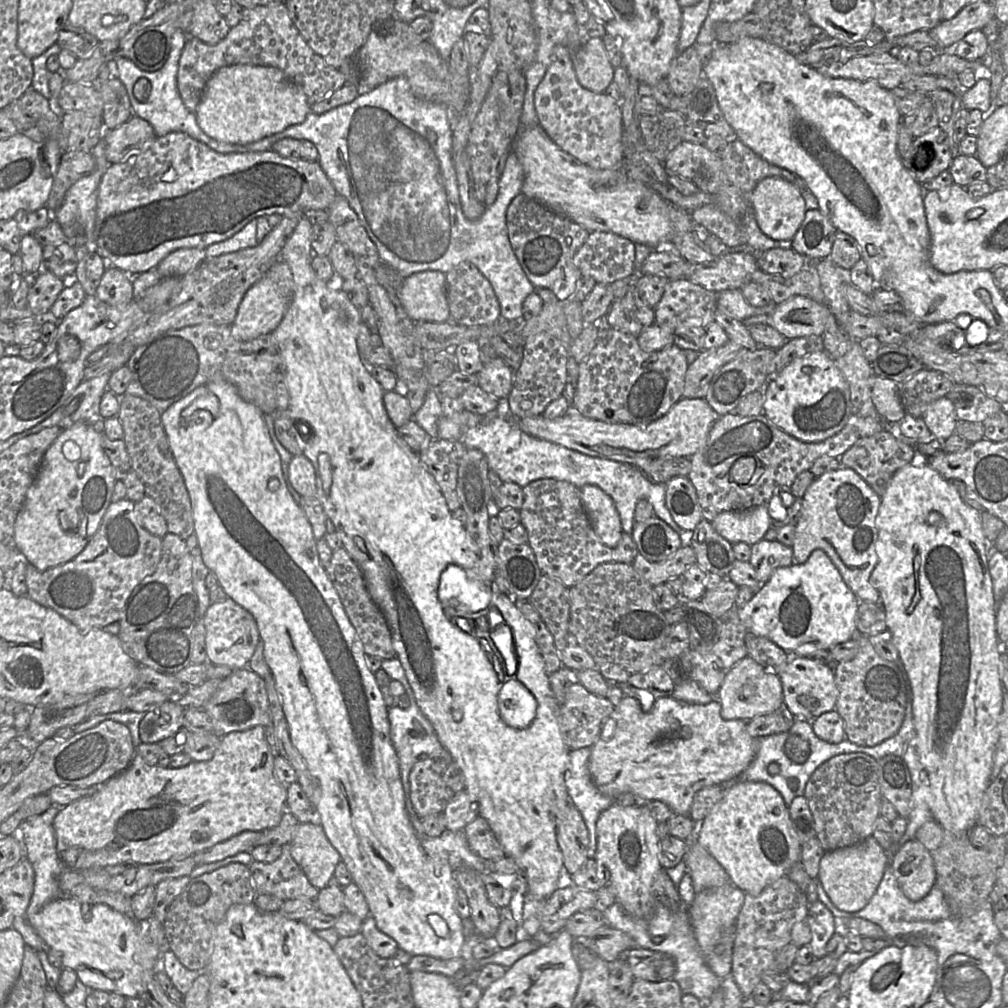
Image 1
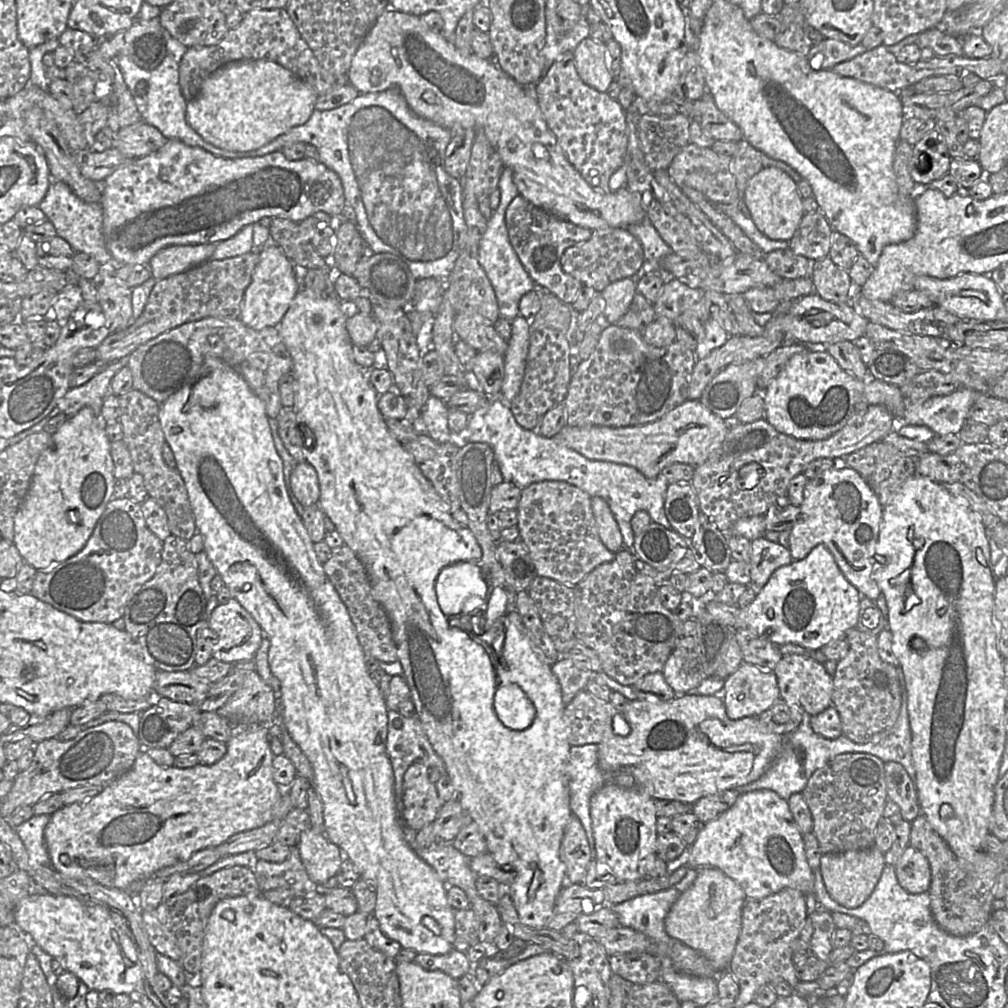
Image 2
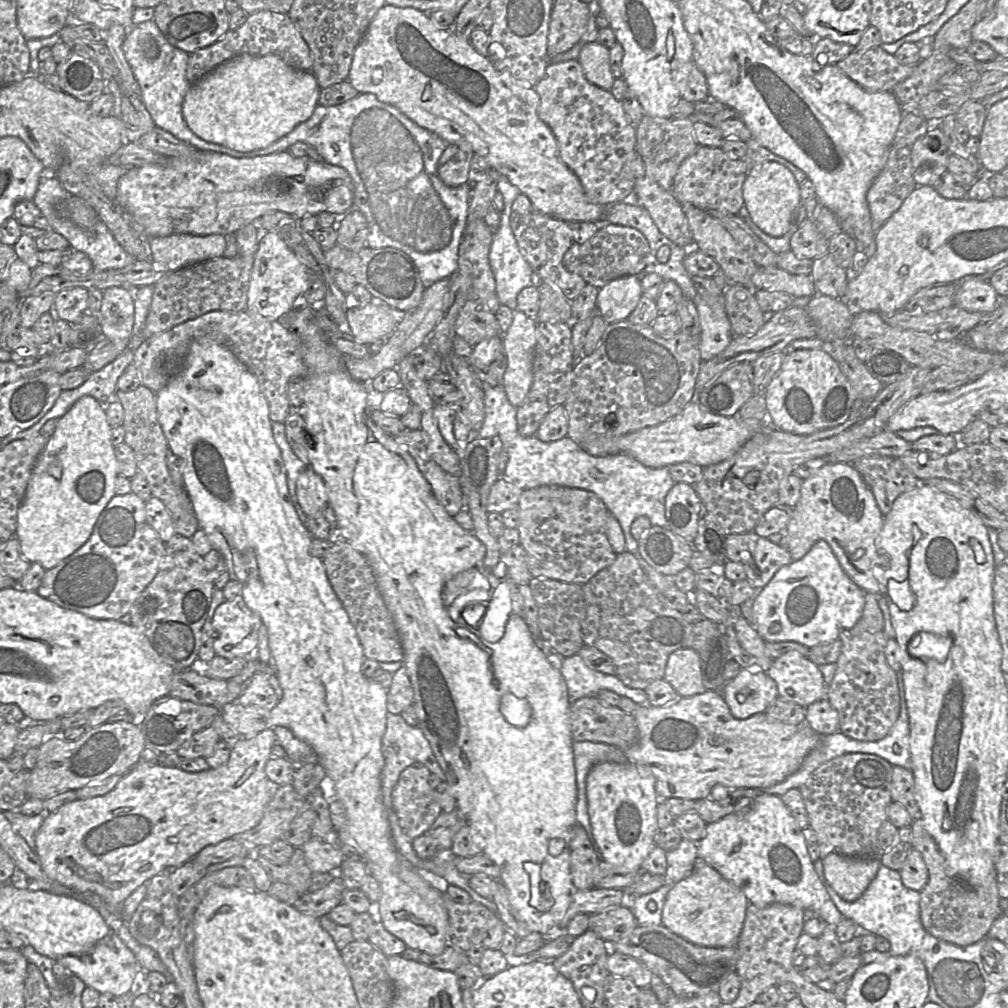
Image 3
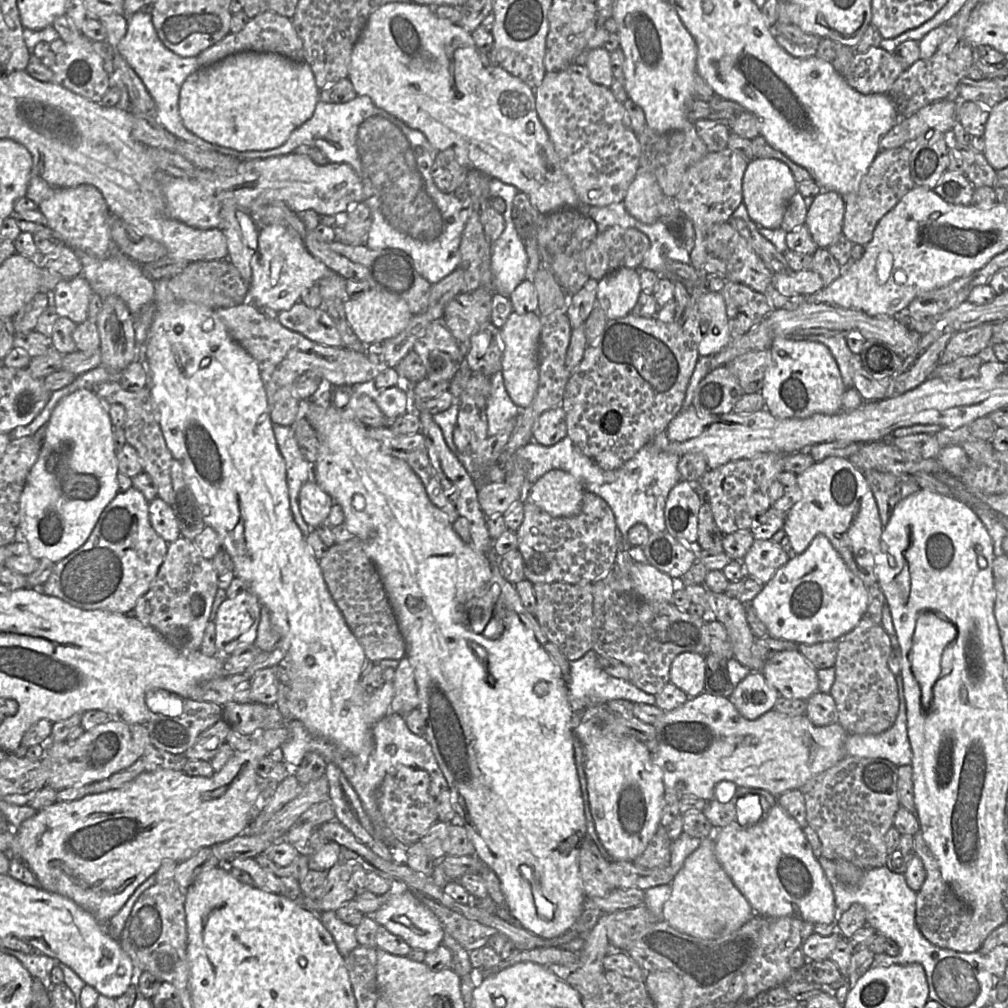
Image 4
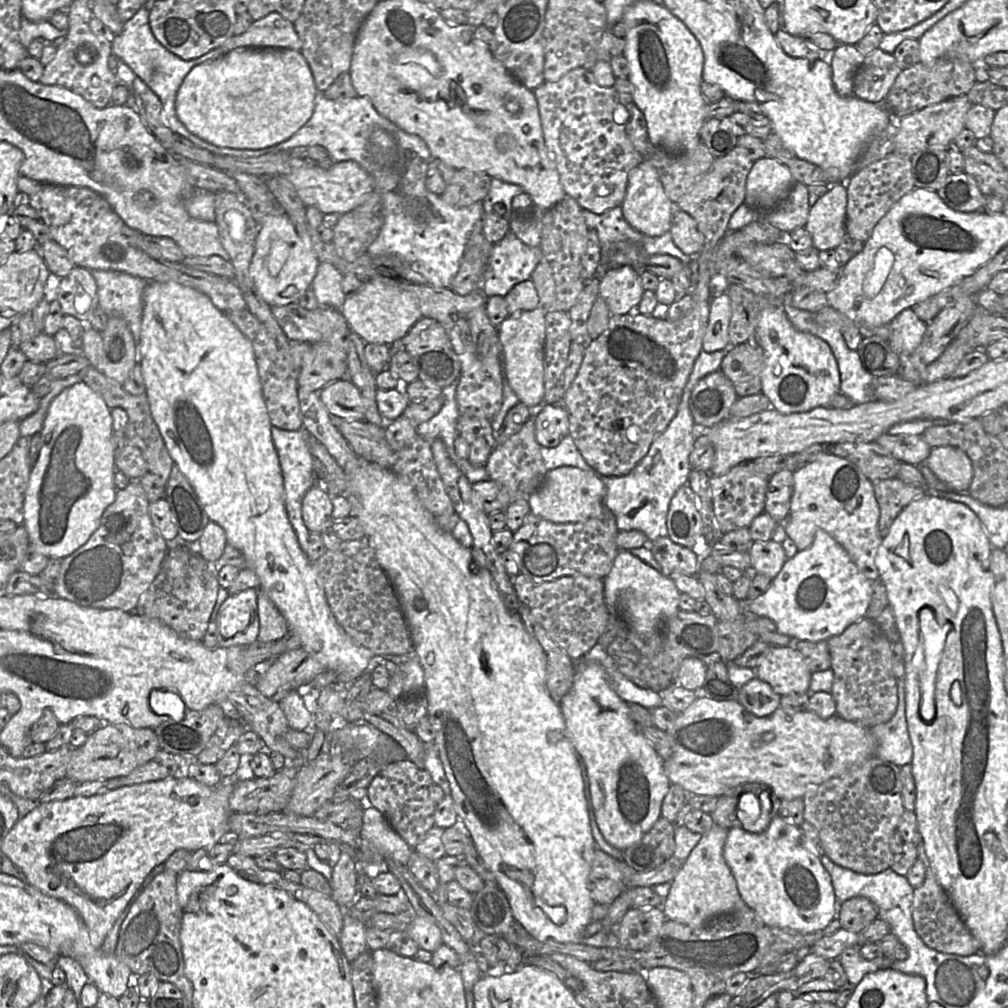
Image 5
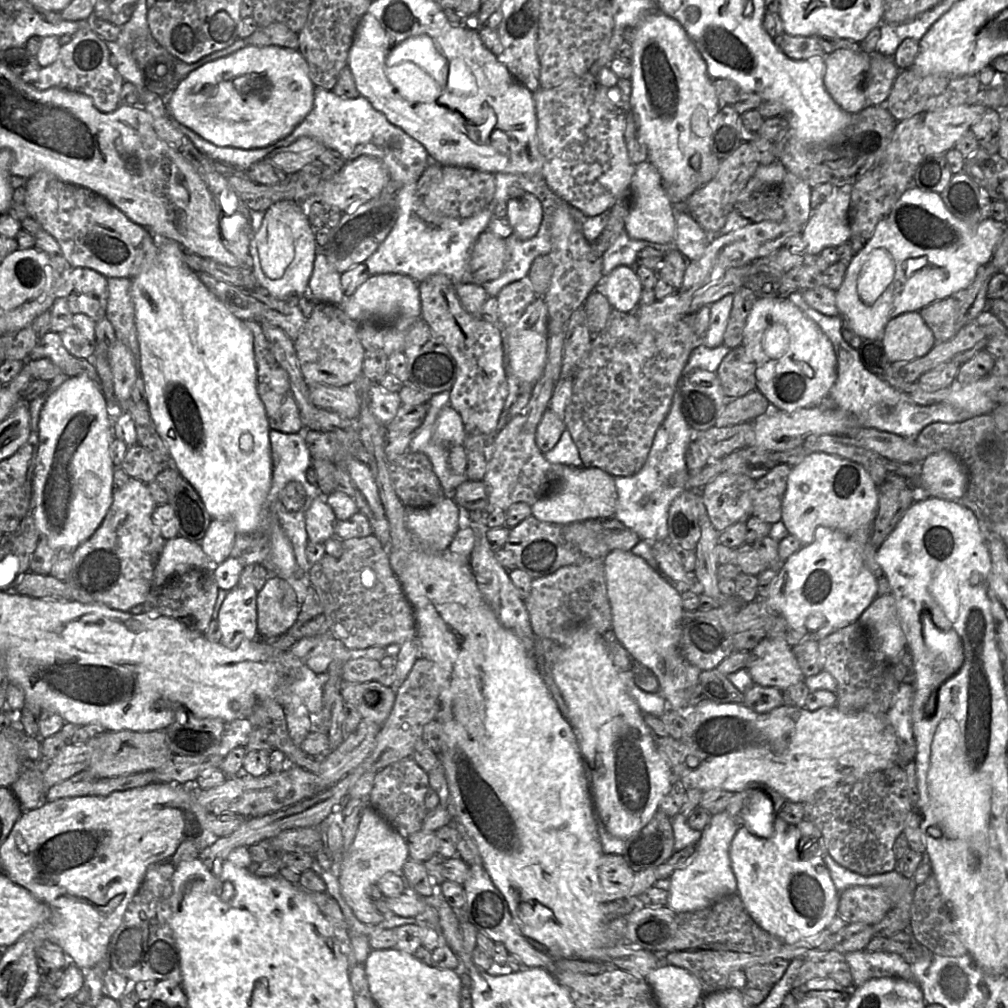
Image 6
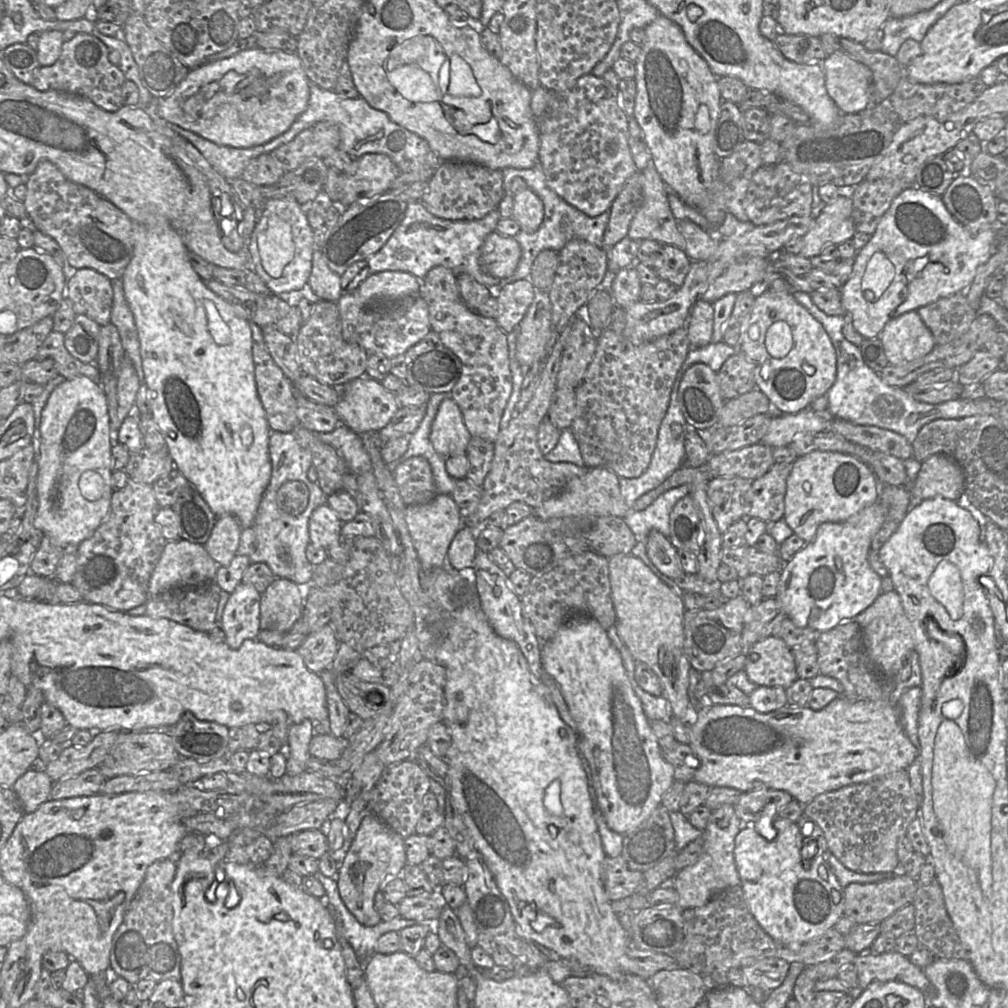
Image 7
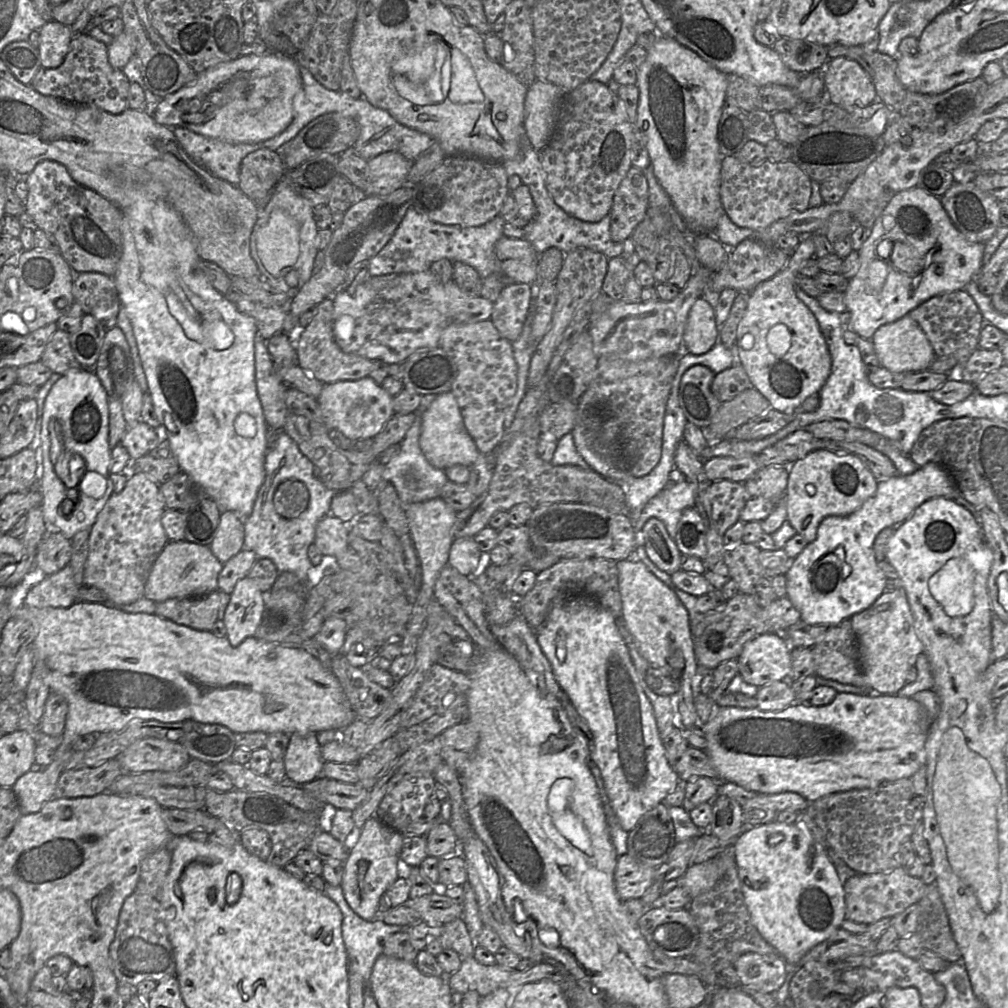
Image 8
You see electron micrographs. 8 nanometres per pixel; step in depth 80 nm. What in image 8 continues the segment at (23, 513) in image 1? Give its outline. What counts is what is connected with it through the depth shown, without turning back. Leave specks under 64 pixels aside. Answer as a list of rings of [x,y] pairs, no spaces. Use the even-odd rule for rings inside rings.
[[[72,369],[63,374],[51,387],[43,407],[40,431],[40,447],[42,453],[43,474],[39,482],[42,494],[41,510],[46,524],[46,531],[59,531],[70,540],[74,535],[86,529],[91,529],[99,512],[113,493],[113,483],[110,479],[111,450],[109,447],[109,398],[93,369]],[[55,421],[55,436],[57,458],[51,459],[51,437],[49,423]],[[70,455],[78,455],[84,460],[82,474],[71,476],[66,467],[71,464]]]

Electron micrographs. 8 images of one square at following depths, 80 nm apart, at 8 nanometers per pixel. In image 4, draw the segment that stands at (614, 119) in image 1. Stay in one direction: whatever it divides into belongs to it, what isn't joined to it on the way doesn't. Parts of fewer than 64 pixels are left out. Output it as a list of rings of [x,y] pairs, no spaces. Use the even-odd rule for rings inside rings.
[[[575,63],[561,71],[546,72],[542,83],[534,92],[538,117],[546,128],[561,167],[582,205],[604,207],[623,202],[640,169],[640,144],[637,135],[628,125],[623,103],[613,96],[610,88],[593,83],[585,65]]]

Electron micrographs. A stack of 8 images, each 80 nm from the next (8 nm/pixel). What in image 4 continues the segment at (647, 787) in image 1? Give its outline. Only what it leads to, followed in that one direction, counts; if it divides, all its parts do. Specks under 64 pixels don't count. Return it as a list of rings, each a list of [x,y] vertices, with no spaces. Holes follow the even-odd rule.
[[[704,691],[681,706],[665,711],[653,726],[657,749],[652,754],[652,762],[662,773],[665,789],[675,789],[680,796],[696,796],[706,801],[714,798],[715,786],[721,781],[732,782],[736,787],[761,789],[778,797],[786,791],[800,789],[812,777],[846,756],[844,742],[848,733],[838,722],[816,726],[806,715],[789,717],[773,709],[755,720],[748,720],[728,698]]]

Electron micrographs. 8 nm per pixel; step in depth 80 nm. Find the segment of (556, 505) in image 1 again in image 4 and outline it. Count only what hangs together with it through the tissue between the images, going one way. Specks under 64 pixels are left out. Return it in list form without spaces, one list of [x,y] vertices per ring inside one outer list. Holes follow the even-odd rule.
[[[586,491],[581,511],[573,517],[552,517],[533,503],[523,502],[523,521],[515,533],[527,580],[532,584],[587,584],[609,573],[621,549],[614,514],[602,498]]]

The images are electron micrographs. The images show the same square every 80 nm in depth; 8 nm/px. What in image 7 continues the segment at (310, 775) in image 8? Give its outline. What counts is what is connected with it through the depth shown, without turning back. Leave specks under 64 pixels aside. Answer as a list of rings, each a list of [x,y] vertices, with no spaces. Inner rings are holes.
[[[309,719],[289,725],[285,747],[287,775],[295,776],[306,771],[306,763],[311,756],[309,743],[315,727],[316,723]]]

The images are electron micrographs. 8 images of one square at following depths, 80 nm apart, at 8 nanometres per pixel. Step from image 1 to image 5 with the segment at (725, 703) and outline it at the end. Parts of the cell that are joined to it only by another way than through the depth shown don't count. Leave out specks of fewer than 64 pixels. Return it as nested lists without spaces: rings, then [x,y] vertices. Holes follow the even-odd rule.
[[[755,677],[745,683],[739,690],[737,701],[751,714],[765,717],[780,707],[780,695],[772,687]]]

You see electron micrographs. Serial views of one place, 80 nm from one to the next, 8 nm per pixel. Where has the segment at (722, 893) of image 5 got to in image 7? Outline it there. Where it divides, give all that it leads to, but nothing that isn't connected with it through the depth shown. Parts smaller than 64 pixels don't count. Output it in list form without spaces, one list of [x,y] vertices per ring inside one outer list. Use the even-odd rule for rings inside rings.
[[[724,804],[712,811],[706,828],[702,831],[704,845],[699,859],[676,872],[674,887],[679,894],[677,907],[682,910],[706,905],[715,895],[731,886],[740,885],[734,860],[734,840],[743,823],[736,816],[733,805]]]

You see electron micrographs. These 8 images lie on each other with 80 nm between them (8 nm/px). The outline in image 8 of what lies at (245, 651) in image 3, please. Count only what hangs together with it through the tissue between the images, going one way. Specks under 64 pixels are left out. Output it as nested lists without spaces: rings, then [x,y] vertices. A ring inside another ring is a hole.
[[[252,579],[239,580],[230,593],[223,618],[230,645],[237,647],[245,638],[252,637],[264,618],[264,593]]]

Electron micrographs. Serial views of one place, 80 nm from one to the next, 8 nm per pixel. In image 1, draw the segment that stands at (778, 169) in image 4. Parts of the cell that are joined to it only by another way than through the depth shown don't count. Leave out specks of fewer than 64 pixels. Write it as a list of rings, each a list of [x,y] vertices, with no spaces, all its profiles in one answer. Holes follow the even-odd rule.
[[[778,176],[764,178],[757,184],[752,193],[751,205],[762,232],[776,241],[791,242],[807,211],[805,201],[798,188]]]

